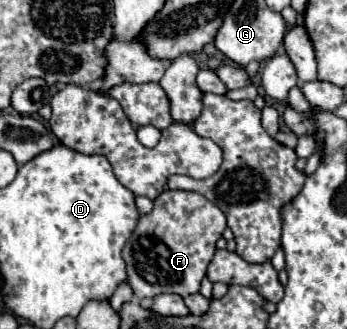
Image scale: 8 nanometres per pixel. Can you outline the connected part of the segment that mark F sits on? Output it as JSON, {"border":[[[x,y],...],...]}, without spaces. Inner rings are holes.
{"border":[[[164,191],[158,195],[154,199],[154,209],[148,215],[140,215],[122,251],[128,285],[134,295],[144,299],[160,293],[176,293],[182,297],[198,293],[206,267],[214,257],[216,241],[222,237],[224,229],[224,213],[204,195],[192,191]]]}

